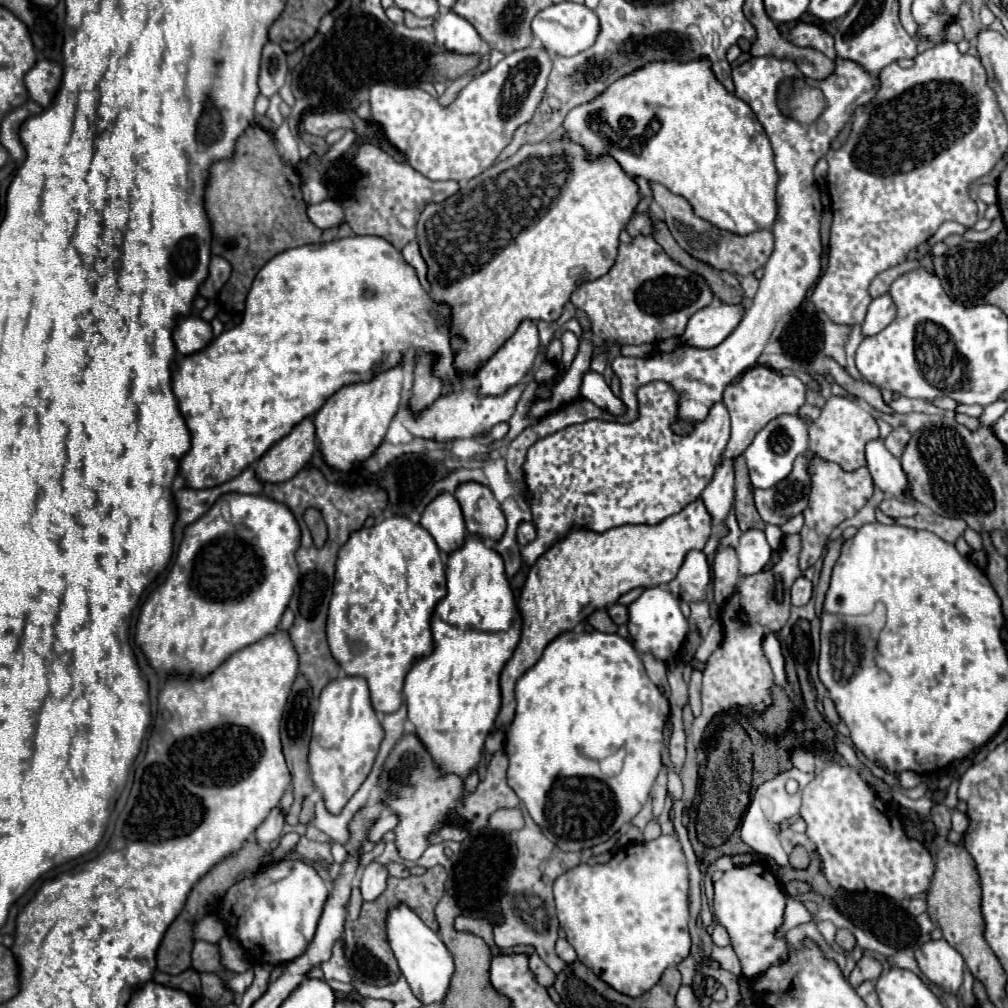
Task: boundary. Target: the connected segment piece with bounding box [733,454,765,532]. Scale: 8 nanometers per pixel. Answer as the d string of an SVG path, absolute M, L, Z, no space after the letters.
M745 456L735 458L735 514L741 532L757 528L763 530L765 522L761 520L755 504L753 504L753 486L749 480L749 472L745 466Z

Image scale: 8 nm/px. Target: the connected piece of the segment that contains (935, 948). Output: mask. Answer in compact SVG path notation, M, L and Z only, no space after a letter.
M943 938L927 940L915 950L919 970L939 988L959 992L963 982L963 956L951 948Z

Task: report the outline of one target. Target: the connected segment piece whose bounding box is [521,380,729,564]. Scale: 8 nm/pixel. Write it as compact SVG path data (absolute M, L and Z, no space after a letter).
M657 380L639 386L637 402L639 416L631 424L587 420L549 434L527 450L521 470L529 494L527 500L533 514L533 524L537 526L537 540L521 548L521 556L527 564L533 564L545 550L563 540L571 528L605 532L623 524L659 524L697 500L703 488L711 482L729 442L729 412L725 404L713 404L707 418L697 422L689 434L681 436L671 430L671 424L677 422L679 414L679 394L671 384Z

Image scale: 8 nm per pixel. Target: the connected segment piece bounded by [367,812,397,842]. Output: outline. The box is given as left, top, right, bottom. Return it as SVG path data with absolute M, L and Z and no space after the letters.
M383 812L383 814L373 822L367 840L369 840L369 842L379 842L381 836L383 836L385 832L393 830L395 826L397 826L397 816L389 816L389 812Z

